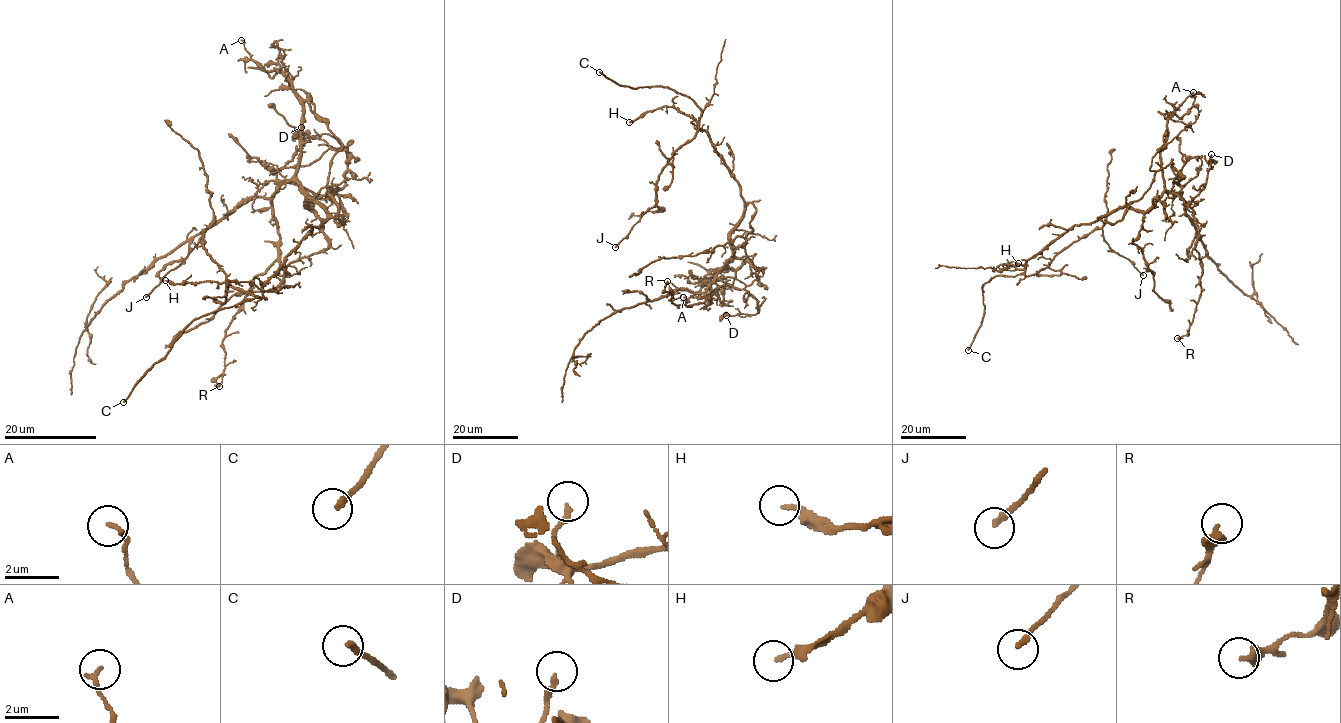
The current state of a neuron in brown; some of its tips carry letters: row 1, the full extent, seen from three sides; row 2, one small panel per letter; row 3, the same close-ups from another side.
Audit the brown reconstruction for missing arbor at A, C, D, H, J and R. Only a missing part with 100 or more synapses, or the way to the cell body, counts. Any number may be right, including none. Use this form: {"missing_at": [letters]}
{"missing_at": ["C"]}

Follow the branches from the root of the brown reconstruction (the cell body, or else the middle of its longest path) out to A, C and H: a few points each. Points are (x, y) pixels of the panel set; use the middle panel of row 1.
A: (737, 223), (730, 232), (733, 255), (721, 268), (726, 264), (726, 269), (718, 271), (690, 297), (683, 297)
C: (737, 223), (744, 211), (739, 184), (708, 133), (699, 129), (701, 109), (667, 88), (631, 88), (599, 72)
H: (737, 223), (744, 211), (739, 184), (708, 133), (699, 128), (693, 119), (672, 107), (661, 106), (629, 122)

